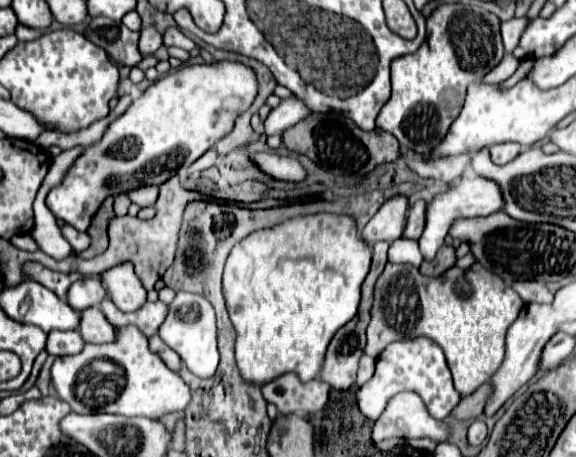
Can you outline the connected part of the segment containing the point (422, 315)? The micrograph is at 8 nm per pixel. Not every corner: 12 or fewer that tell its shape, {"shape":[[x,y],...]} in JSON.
{"shape":[[479,262],[387,264],[365,352],[419,336],[465,398],[503,364],[523,300]]}

